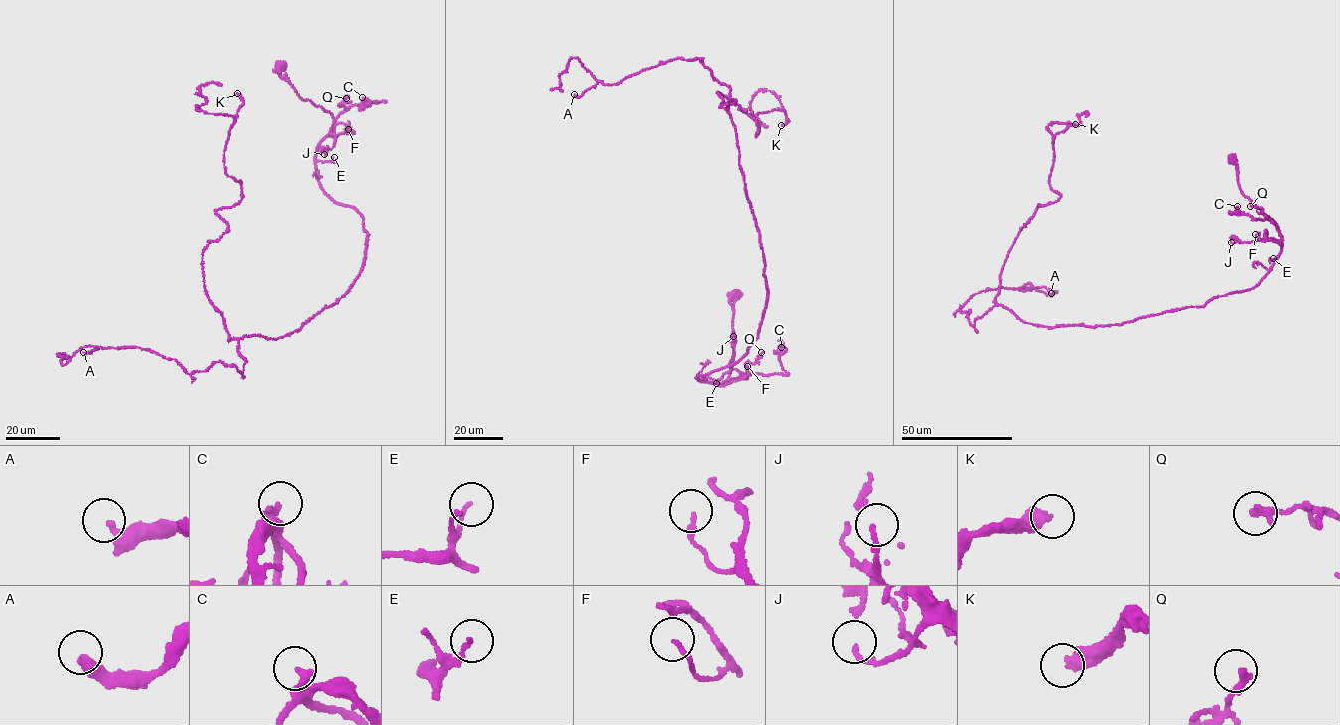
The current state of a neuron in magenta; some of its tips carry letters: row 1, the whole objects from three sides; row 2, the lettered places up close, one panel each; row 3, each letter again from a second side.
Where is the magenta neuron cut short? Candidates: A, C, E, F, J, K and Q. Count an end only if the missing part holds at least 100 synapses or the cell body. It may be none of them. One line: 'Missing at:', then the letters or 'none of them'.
Missing at: none of them

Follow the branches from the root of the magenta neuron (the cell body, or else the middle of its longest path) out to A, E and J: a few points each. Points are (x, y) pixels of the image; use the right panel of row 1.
A: (1233, 159), (1282, 238), (1253, 288), (1094, 327), (997, 305), (973, 327), (958, 309), (1001, 287), (1051, 293)
E: (1233, 159), (1243, 194), (1273, 219), (1281, 237), (1281, 252), (1273, 258)
J: (1233, 159), (1243, 194), (1273, 220), (1282, 240), (1231, 242)

